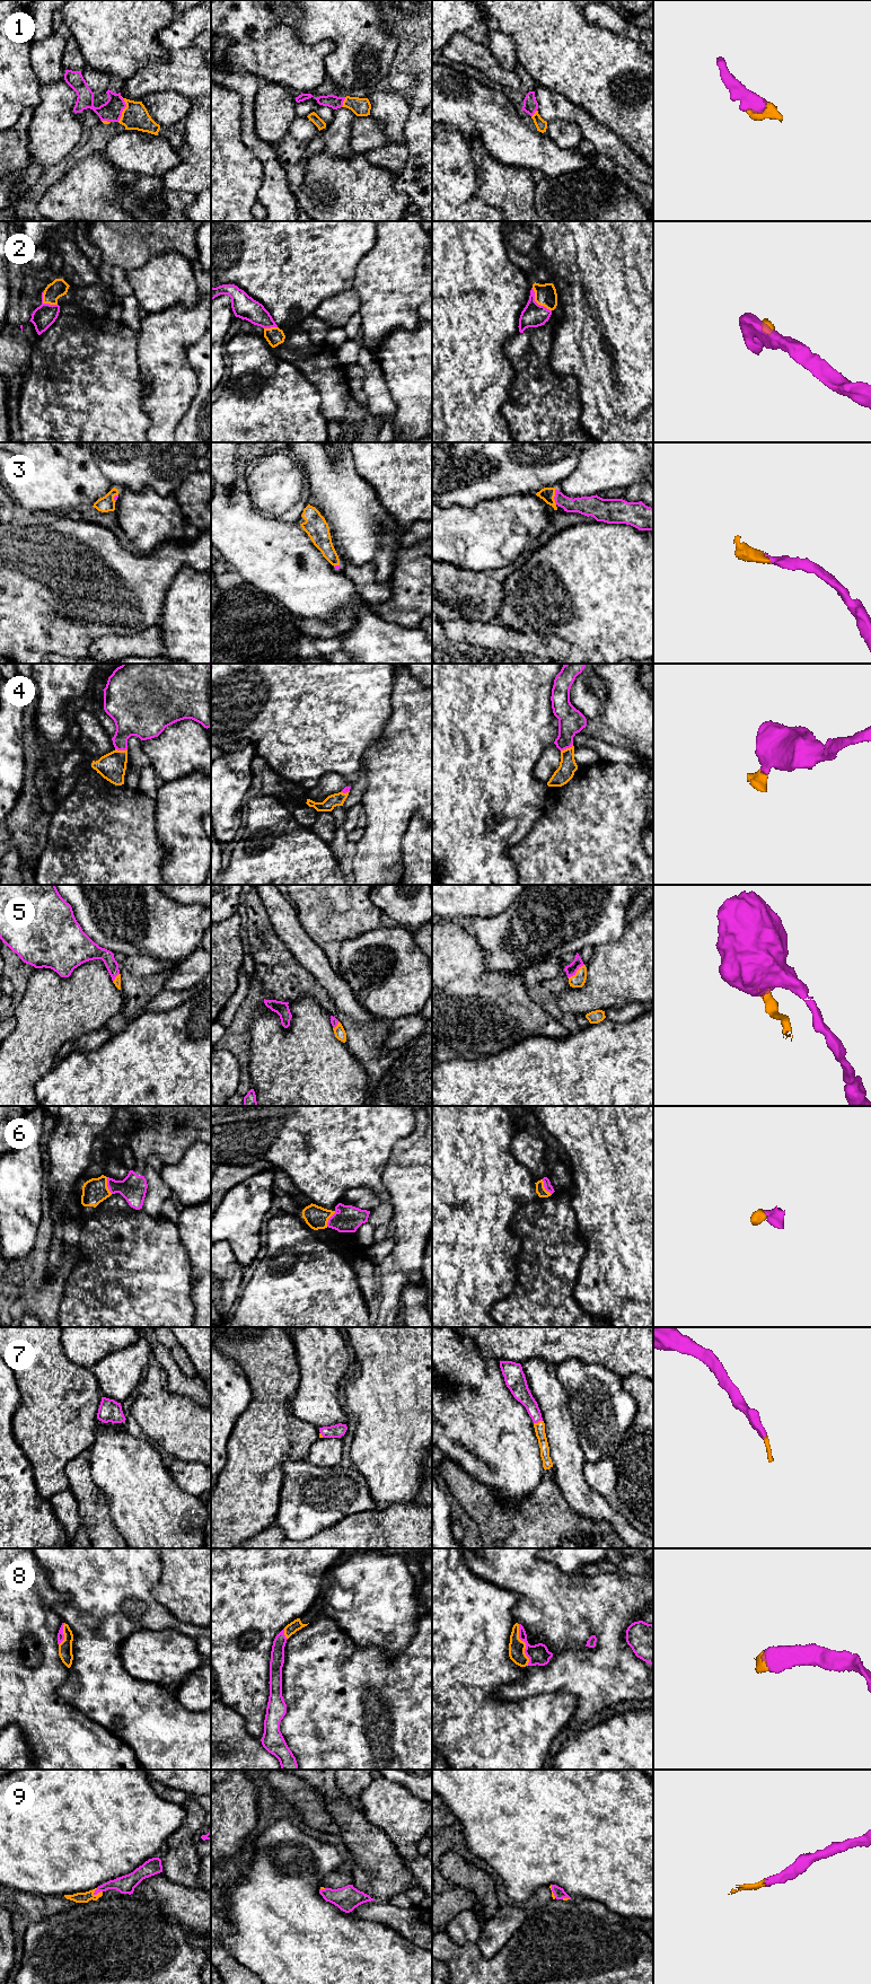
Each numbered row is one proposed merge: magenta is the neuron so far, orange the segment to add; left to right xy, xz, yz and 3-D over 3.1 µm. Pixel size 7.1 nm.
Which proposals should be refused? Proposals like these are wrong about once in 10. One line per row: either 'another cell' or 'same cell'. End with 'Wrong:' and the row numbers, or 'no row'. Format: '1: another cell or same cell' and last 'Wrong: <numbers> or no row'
1: same cell
2: same cell
3: same cell
4: same cell
5: same cell
6: same cell
7: same cell
8: same cell
9: same cell
Wrong: no row

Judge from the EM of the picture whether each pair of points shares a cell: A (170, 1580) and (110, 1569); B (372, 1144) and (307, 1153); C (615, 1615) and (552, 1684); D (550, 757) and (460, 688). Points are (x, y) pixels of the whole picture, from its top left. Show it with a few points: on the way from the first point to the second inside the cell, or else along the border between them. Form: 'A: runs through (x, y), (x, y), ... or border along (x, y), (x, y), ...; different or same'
A: border along (160, 1560), (160, 1578), (152, 1596), (163, 1604); different
B: runs through (357, 1144), (323, 1144); same
C: runs through (610, 1635), (610, 1640), (581, 1669), (572, 1669); same
D: border along (553, 742), (540, 755), (533, 777); different

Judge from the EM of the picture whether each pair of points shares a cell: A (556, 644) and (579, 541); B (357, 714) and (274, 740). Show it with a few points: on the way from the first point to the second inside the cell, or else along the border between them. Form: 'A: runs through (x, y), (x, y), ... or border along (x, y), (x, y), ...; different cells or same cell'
A: border along (533, 632), (556, 634), (570, 644), (571, 651); different cells
B: runs through (336, 714), (300, 714), (295, 720); same cell

